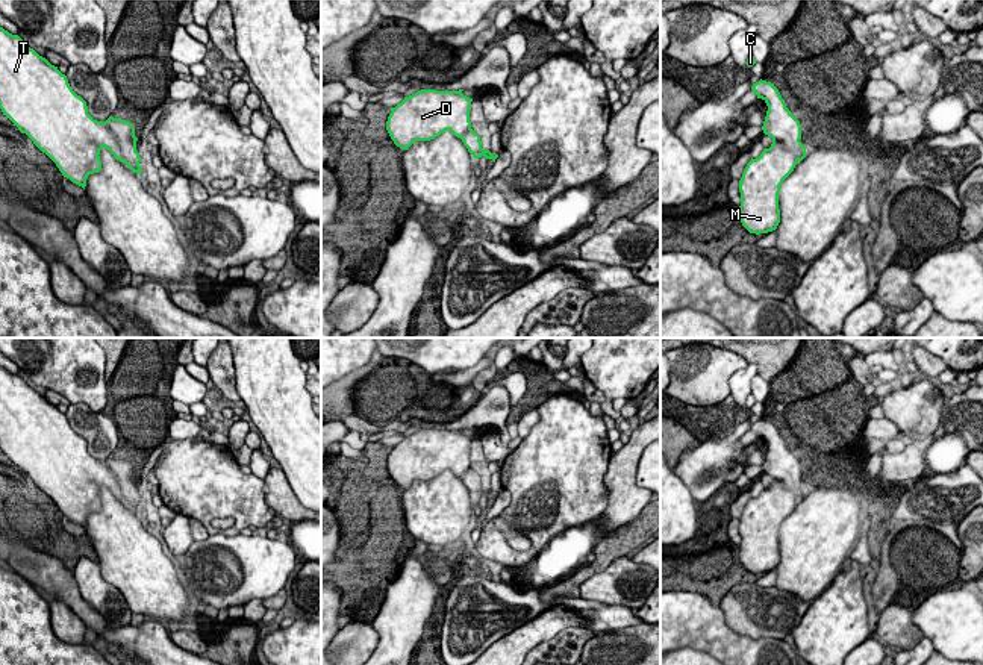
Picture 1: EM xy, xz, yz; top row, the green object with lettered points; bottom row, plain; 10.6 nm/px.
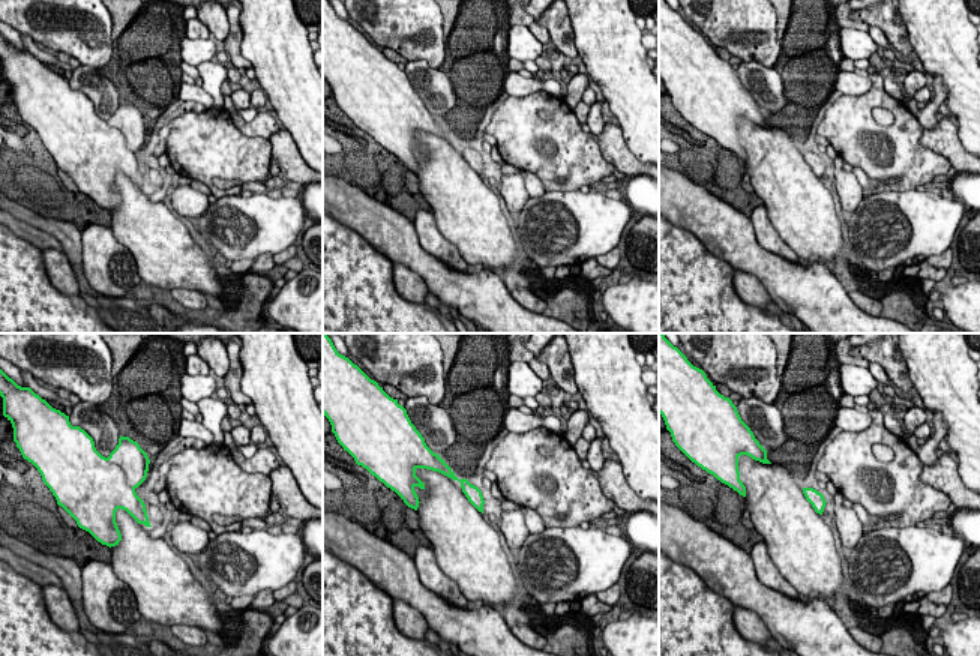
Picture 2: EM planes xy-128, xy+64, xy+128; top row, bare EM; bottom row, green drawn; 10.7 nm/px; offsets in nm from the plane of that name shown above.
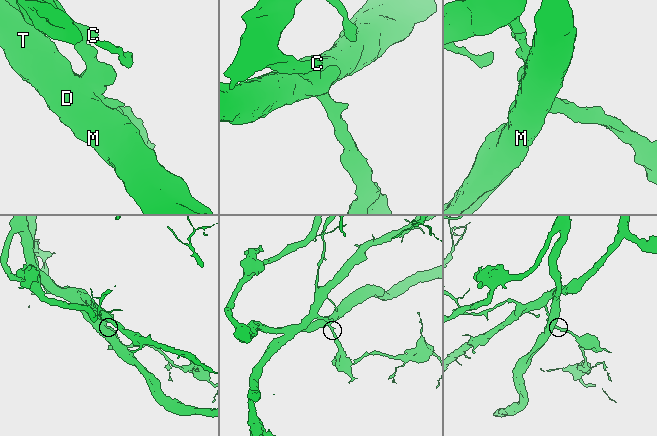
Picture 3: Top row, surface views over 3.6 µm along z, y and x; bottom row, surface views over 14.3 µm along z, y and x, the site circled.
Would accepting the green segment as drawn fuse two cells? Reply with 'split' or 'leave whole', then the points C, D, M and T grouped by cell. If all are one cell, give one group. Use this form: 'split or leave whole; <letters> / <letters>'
split; C / D M T

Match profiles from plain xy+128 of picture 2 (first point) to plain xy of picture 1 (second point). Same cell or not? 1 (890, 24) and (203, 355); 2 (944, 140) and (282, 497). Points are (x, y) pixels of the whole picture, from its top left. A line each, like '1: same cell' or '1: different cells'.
1: different cells
2: same cell

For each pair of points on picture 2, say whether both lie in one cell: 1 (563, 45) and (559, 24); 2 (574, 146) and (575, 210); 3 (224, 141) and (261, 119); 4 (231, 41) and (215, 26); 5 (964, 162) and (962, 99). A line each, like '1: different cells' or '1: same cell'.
1: same cell
2: different cells
3: different cells
4: different cells
5: different cells

